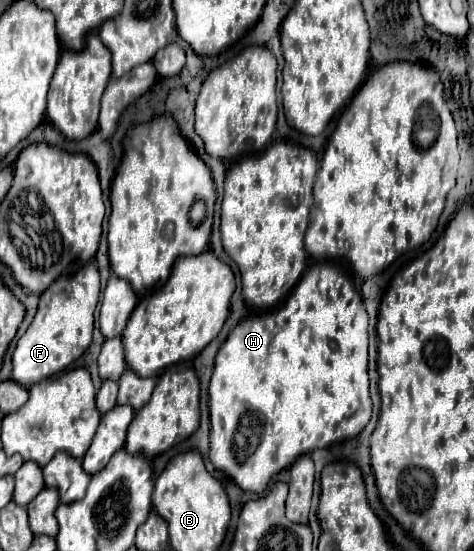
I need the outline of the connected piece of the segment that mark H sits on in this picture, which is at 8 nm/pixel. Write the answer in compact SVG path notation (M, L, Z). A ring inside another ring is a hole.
M322 261L314 263L304 277L296 283L296 289L292 289L290 297L276 309L264 311L260 315L252 315L242 319L228 335L228 339L220 345L216 353L214 373L210 379L210 421L212 421L212 433L210 433L210 461L216 469L232 475L236 485L244 491L262 493L268 487L268 481L274 473L278 473L284 467L290 467L300 455L310 453L312 449L328 447L334 441L342 441L348 437L358 435L364 425L368 423L372 413L372 401L368 393L368 313L362 303L362 295L354 285L352 275L342 263L334 261Z

